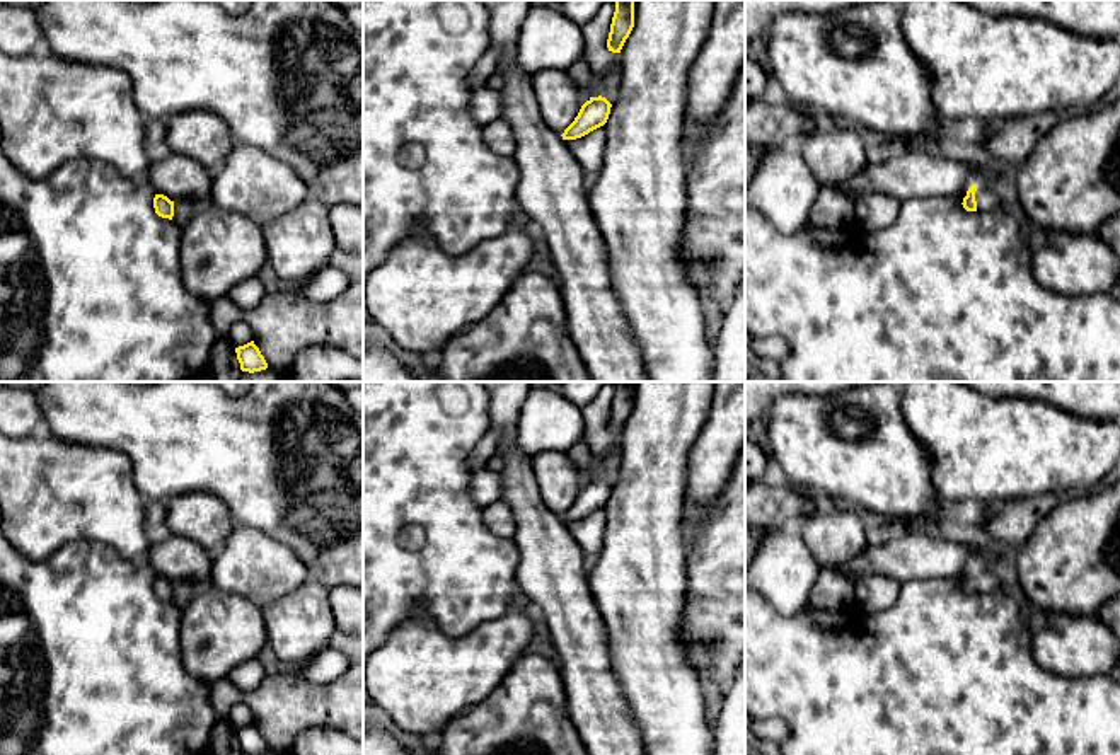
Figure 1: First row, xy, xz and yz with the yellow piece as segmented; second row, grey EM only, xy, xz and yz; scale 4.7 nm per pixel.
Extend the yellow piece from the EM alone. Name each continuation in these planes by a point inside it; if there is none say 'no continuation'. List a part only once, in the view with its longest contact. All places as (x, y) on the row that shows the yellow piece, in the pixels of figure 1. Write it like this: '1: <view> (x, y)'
1: yz (986, 201)

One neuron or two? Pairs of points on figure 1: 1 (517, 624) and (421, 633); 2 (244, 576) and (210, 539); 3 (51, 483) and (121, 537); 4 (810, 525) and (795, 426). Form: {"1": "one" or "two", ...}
{"1": "one", "2": "two", "3": "one", "4": "two"}

